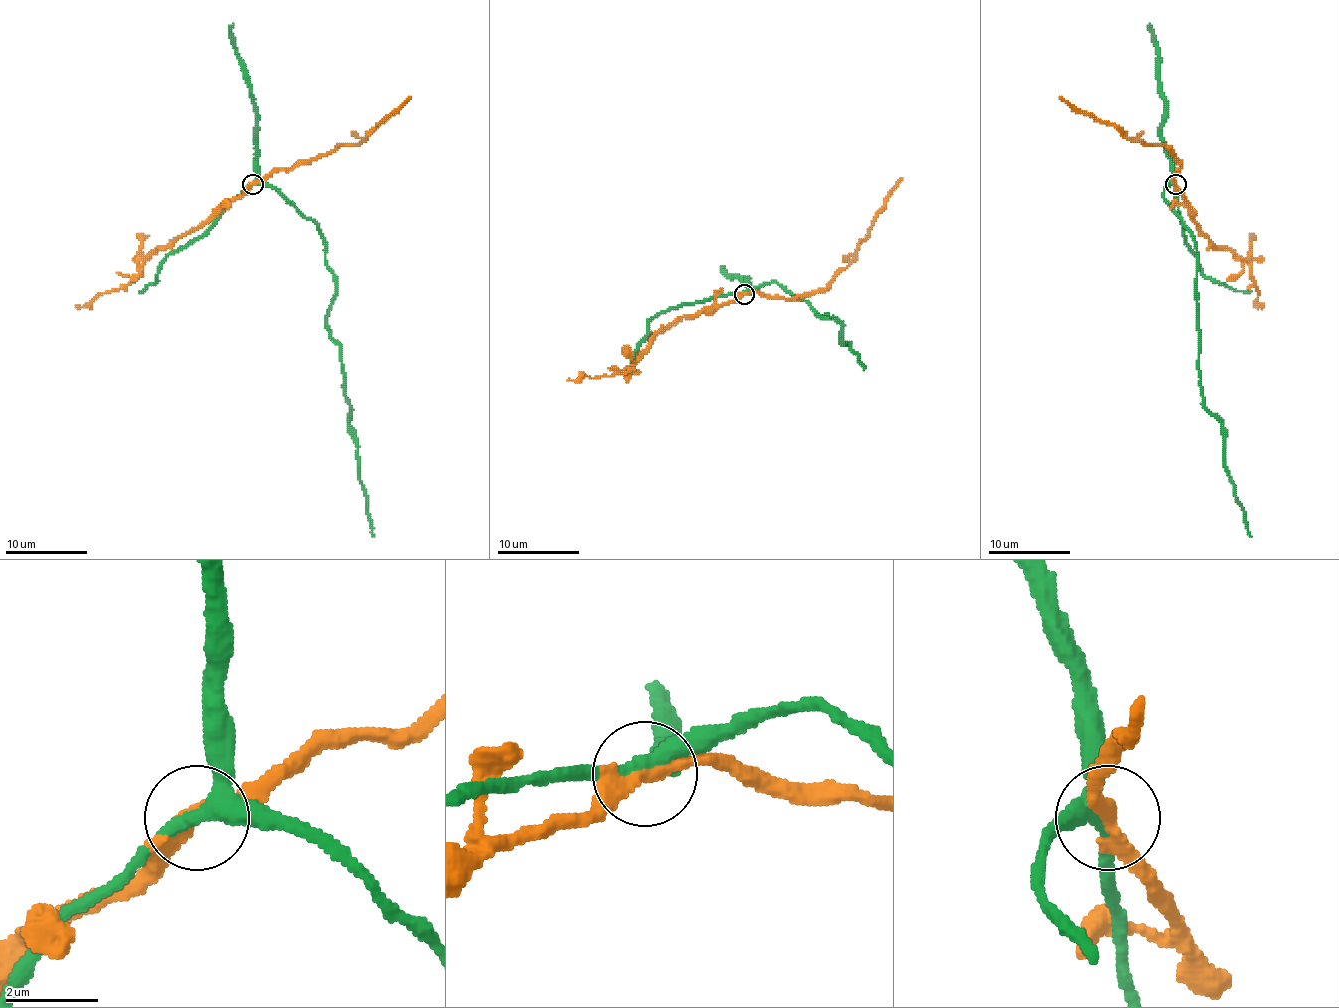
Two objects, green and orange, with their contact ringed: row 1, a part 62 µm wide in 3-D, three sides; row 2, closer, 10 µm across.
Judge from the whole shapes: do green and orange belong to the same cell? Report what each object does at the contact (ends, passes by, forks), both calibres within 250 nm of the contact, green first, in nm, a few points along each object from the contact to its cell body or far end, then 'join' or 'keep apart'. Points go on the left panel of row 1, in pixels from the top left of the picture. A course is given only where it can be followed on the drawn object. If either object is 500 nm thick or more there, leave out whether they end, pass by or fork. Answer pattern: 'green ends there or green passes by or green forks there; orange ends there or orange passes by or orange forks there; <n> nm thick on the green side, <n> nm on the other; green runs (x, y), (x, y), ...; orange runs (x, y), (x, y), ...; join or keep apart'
green forks there; orange passes by; 320 nm thick on the green side, 320 nm on the other; green runs (251, 184), (286, 197), (325, 242), (335, 283), (327, 330), (339, 346), (372, 536); orange runs (253, 184), (139, 262), (135, 281), (100, 293), (82, 307), (75, 305); keep apart

